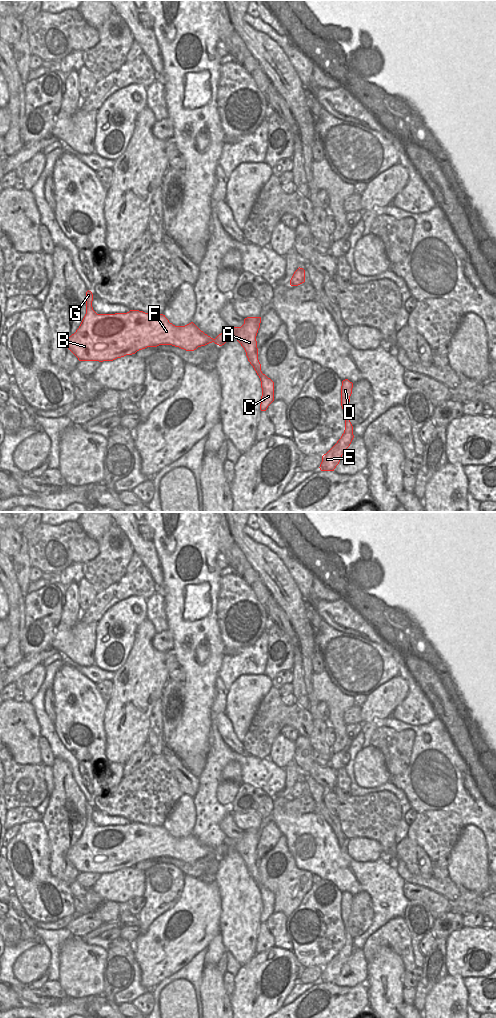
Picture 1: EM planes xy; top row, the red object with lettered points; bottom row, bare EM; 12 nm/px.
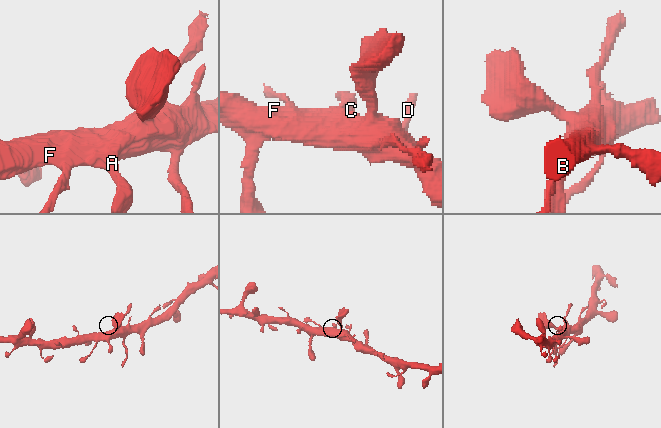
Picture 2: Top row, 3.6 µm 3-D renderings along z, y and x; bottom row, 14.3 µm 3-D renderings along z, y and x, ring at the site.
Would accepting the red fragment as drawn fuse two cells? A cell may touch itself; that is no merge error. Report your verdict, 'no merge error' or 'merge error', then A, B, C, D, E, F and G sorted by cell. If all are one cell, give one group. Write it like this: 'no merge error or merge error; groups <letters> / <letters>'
no merge error; groups A B C D E F G

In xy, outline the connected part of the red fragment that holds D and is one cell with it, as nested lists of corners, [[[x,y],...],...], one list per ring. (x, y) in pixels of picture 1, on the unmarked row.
[[[348,891],[342,893],[341,918],[345,928],[345,942],[337,955],[326,966],[322,968],[322,974],[319,979],[321,983],[334,983],[336,978],[339,976],[342,967],[350,958],[354,950],[353,938],[350,934],[349,928],[349,914],[350,908],[352,906],[352,900],[353,895]]]

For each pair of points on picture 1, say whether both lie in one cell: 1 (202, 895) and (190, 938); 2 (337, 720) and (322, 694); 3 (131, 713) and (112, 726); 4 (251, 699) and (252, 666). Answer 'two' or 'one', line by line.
1: one
2: one
3: one
4: two

